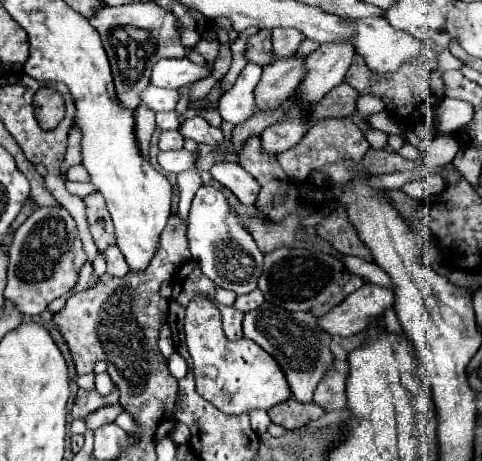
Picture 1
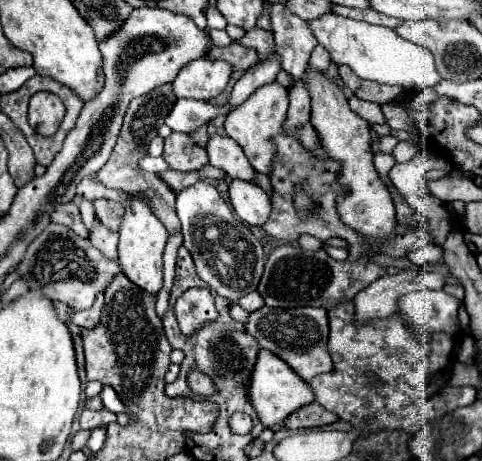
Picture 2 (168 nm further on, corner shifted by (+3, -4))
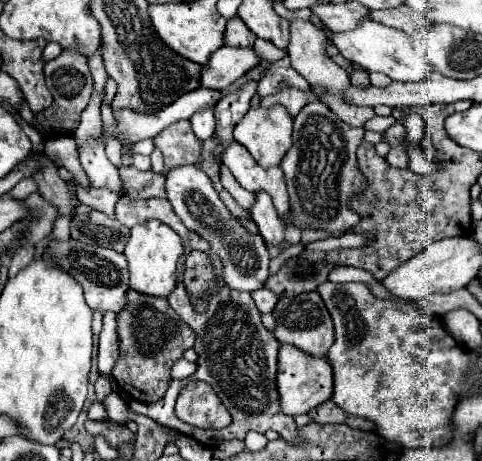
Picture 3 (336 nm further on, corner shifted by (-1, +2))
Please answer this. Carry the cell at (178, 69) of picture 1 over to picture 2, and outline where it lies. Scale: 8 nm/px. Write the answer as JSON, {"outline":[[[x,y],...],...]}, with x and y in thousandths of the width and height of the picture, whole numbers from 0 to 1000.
{"outline":[[[415,126],[386,139],[357,178],[369,213],[436,217],[452,208],[481,165],[481,143],[465,130]]]}

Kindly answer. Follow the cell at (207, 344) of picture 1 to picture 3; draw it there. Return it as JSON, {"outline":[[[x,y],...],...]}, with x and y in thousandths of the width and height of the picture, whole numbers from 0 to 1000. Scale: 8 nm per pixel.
{"outline":[[[585,746],[581,764],[577,764],[573,837],[577,837],[585,898],[602,898],[602,902],[635,898],[647,885],[664,881],[668,872],[685,868],[685,859],[689,859],[689,798],[680,798],[676,777],[647,777],[639,768],[627,768],[618,755],[606,755],[602,746]]]}

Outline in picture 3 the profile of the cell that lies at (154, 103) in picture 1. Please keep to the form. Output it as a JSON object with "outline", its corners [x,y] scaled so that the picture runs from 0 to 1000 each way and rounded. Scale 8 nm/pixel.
{"outline":[[[432,230],[415,243],[407,243],[398,256],[394,256],[394,269],[398,269],[398,282],[402,291],[415,299],[415,304],[427,304],[444,291],[444,278],[448,278],[448,256],[444,256],[444,230]]]}

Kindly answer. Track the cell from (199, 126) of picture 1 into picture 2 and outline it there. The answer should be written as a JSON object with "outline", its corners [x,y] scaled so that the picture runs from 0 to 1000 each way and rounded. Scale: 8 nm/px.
{"outline":[[[436,295],[427,312],[436,356],[465,369],[473,390],[502,390],[531,399],[531,369],[523,369],[515,343],[498,325],[494,308],[481,308],[473,295]]]}

